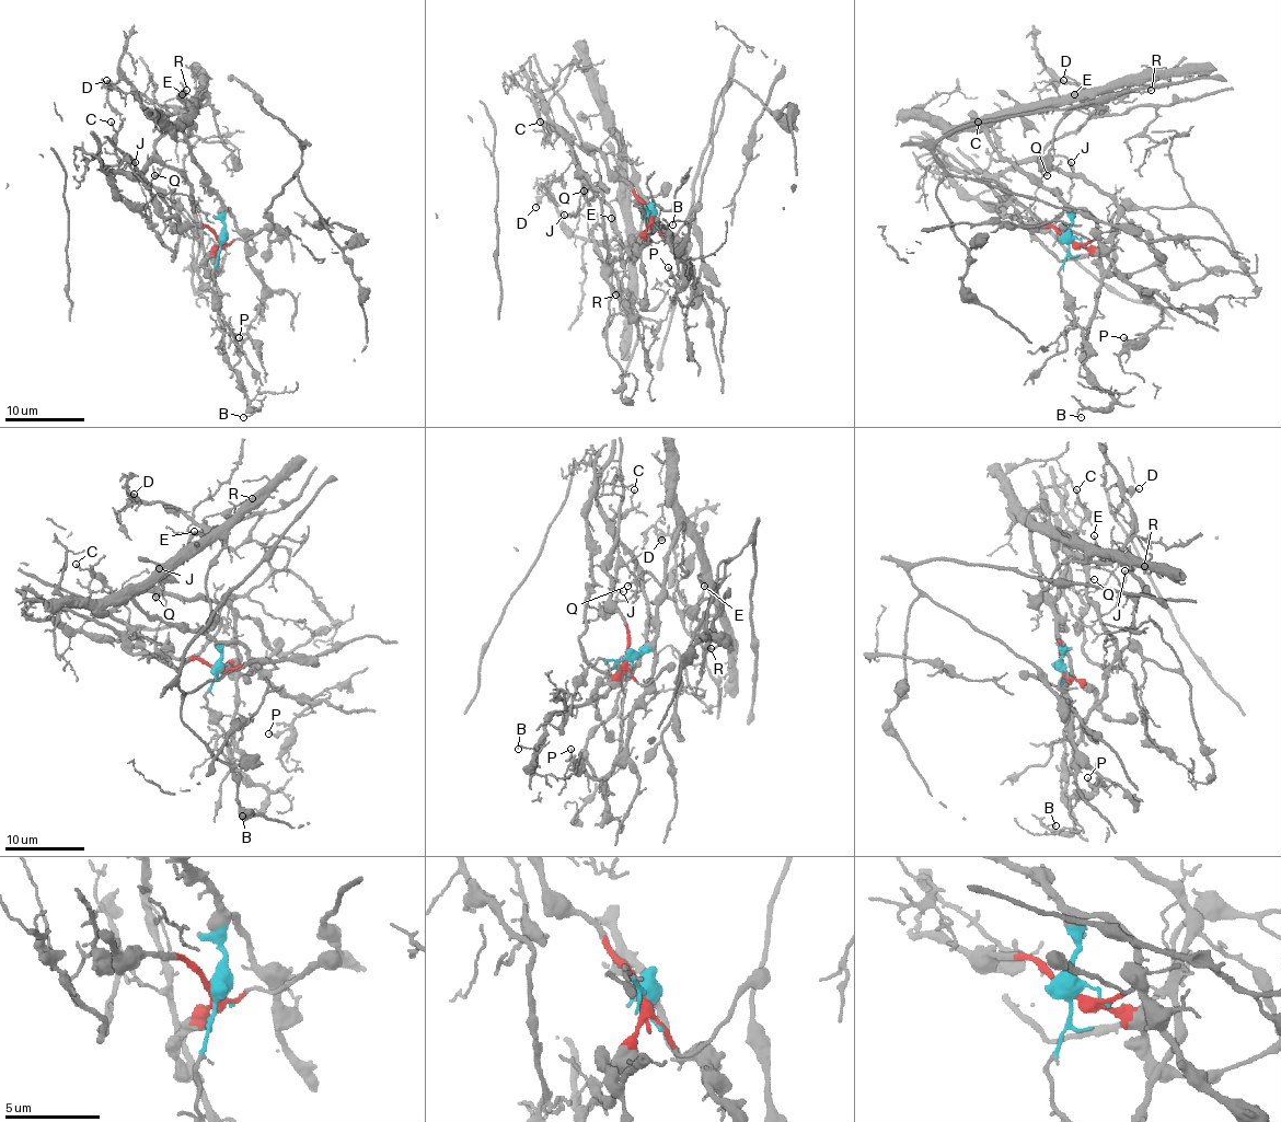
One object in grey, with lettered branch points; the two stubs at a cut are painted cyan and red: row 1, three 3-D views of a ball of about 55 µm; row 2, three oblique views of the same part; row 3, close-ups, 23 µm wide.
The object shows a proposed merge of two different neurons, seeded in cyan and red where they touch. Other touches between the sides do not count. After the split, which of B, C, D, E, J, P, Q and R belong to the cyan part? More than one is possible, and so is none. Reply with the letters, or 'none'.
D, E, P, R

